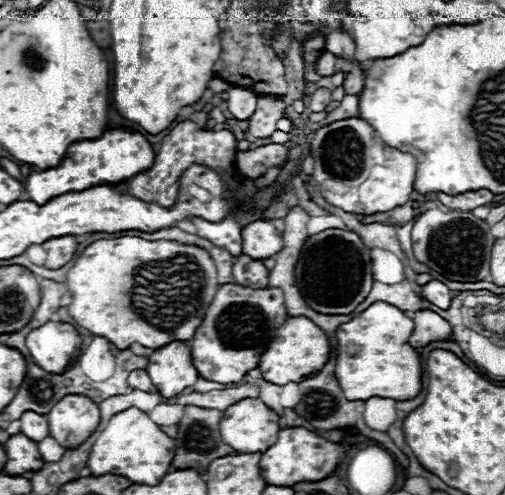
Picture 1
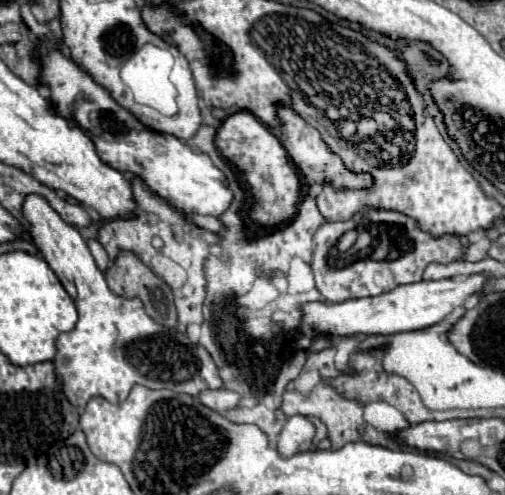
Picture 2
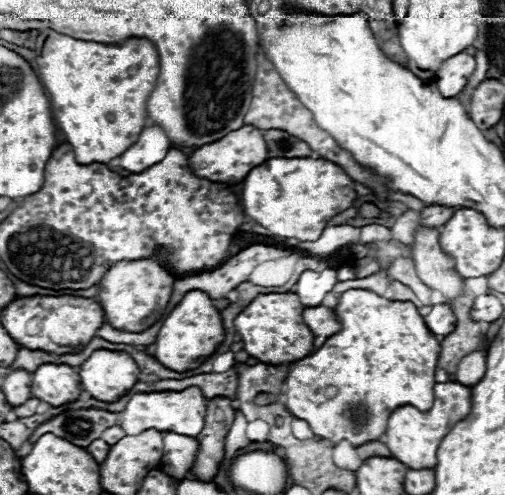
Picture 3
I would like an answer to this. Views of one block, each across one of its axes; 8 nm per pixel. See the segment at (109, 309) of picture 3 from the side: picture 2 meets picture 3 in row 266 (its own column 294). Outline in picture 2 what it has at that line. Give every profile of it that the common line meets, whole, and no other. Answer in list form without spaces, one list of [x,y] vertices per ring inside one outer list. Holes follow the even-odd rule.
[[[278,106],[278,118],[280,118],[280,136],[282,136],[282,146],[286,148],[288,156],[292,162],[300,168],[306,184],[328,184],[334,190],[362,190],[370,188],[374,184],[372,174],[368,172],[352,172],[350,168],[344,166],[342,158],[330,150],[330,146],[322,140],[320,132],[310,126],[300,114],[296,114],[290,106]]]

